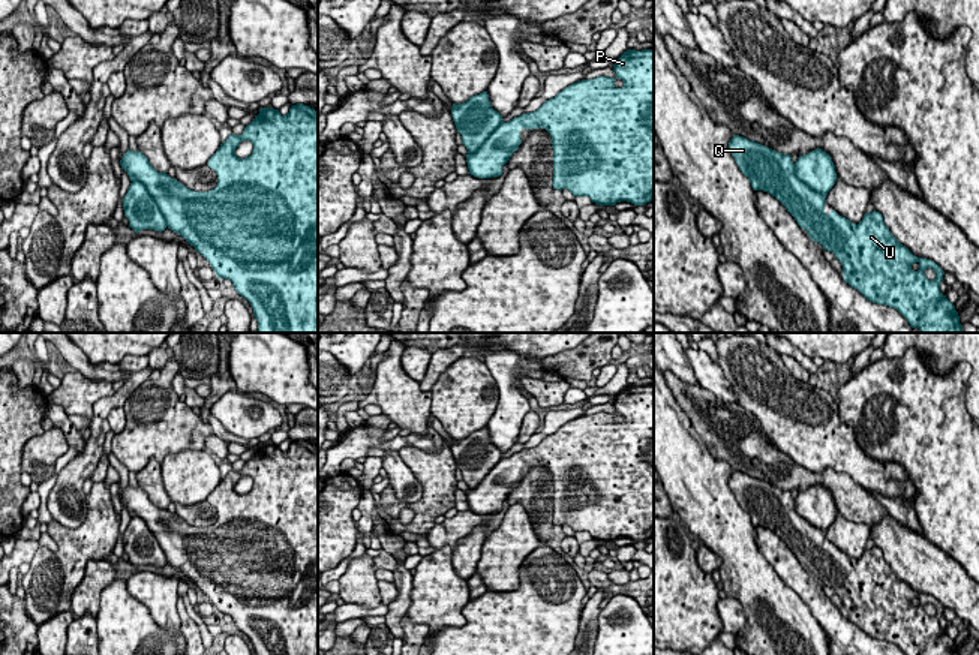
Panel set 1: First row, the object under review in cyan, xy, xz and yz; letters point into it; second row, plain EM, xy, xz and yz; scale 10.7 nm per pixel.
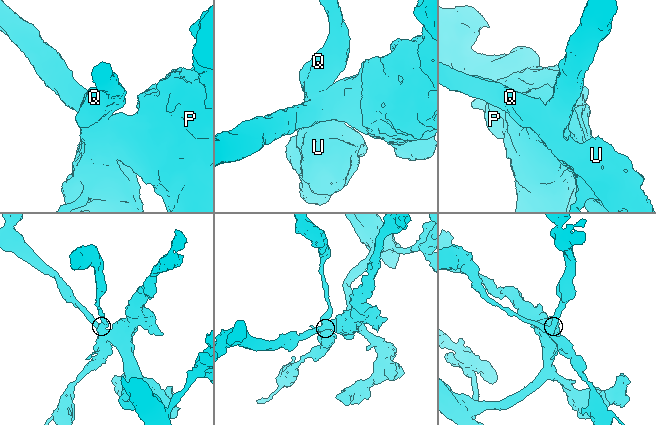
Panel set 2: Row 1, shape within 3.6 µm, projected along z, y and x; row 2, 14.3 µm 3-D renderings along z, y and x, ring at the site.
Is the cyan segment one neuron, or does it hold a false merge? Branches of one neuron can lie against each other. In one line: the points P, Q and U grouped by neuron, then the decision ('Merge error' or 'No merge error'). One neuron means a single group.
Groups: P / Q U. Merge error

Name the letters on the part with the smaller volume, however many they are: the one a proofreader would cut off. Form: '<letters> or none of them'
Q, U

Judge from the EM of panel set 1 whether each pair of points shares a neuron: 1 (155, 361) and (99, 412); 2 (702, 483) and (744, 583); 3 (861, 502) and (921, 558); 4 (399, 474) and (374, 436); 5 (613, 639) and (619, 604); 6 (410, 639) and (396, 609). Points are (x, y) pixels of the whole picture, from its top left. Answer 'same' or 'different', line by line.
1: different
2: same
3: different
4: different
5: same
6: different

